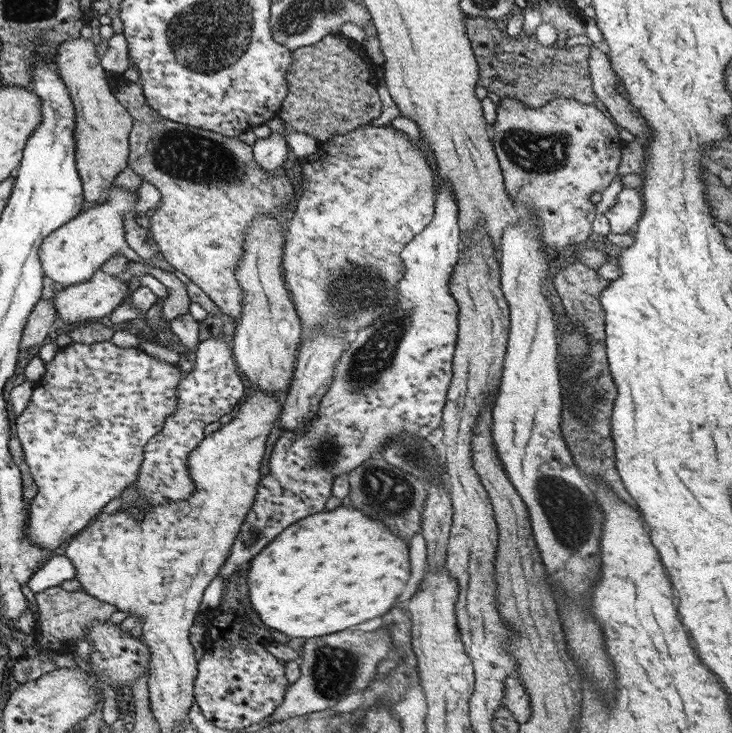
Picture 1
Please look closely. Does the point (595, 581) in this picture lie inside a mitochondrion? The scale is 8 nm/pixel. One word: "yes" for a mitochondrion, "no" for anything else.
no

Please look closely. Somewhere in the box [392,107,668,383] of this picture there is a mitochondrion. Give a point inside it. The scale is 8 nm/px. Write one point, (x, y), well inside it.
(535, 153)

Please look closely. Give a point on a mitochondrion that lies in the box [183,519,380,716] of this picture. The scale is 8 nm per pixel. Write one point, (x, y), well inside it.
(335, 670)

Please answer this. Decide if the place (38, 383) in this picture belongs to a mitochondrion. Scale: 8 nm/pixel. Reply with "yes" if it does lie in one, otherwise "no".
no

